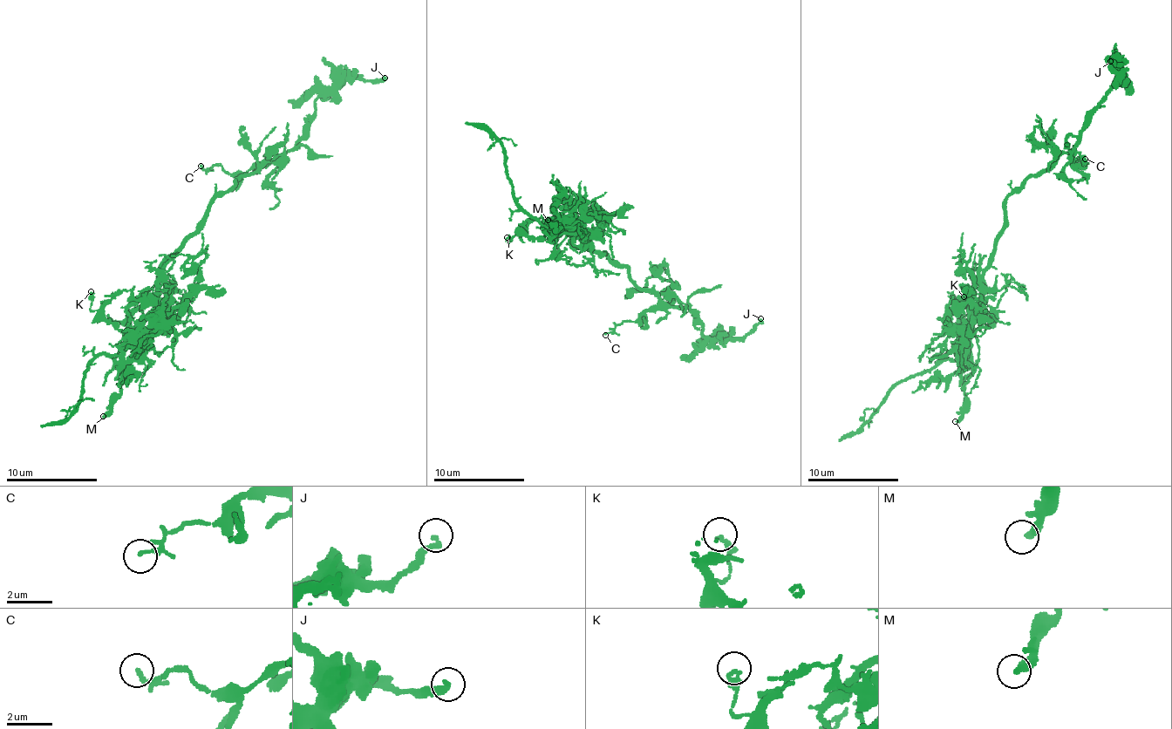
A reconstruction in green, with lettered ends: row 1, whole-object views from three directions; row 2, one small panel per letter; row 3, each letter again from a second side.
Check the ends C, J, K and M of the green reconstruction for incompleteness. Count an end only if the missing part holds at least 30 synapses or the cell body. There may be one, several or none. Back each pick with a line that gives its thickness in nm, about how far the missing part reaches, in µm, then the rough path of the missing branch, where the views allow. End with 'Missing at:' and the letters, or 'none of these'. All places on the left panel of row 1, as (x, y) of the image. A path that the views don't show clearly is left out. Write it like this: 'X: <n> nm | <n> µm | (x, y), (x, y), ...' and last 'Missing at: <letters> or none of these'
Missing at: none of these

